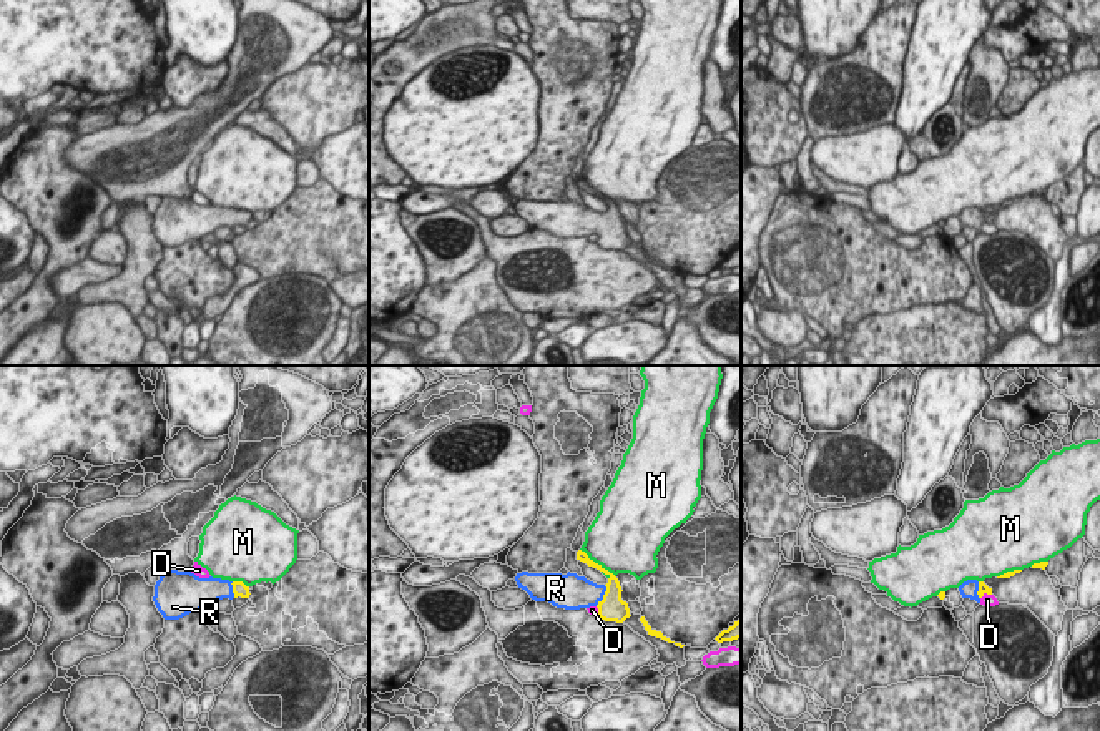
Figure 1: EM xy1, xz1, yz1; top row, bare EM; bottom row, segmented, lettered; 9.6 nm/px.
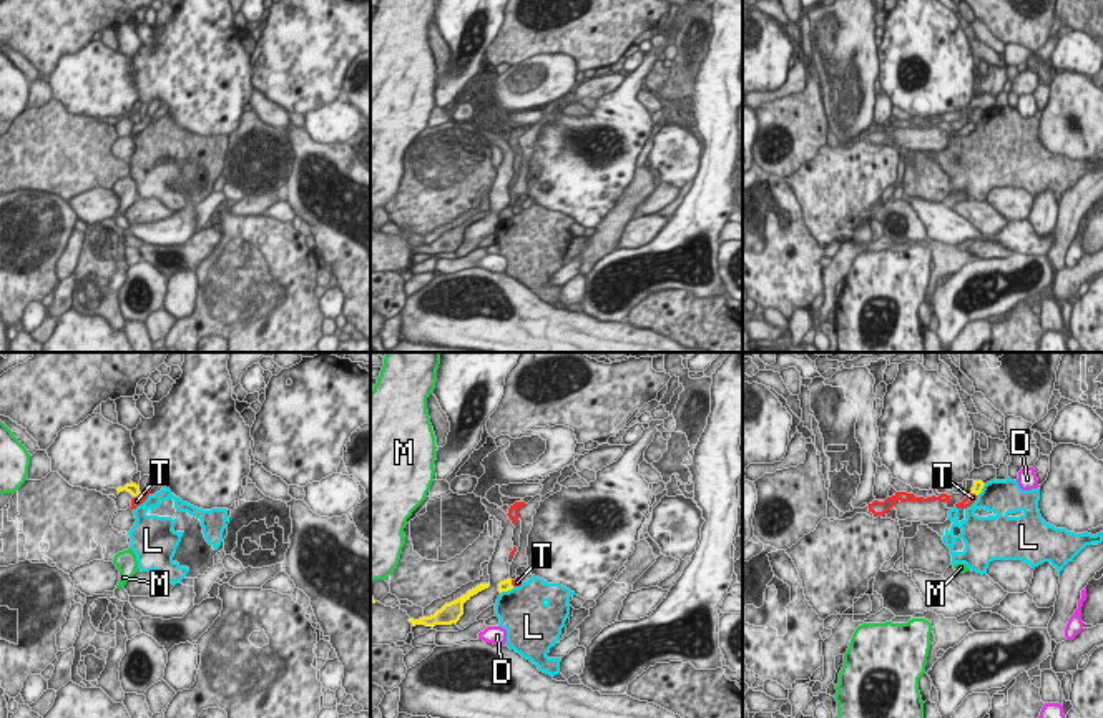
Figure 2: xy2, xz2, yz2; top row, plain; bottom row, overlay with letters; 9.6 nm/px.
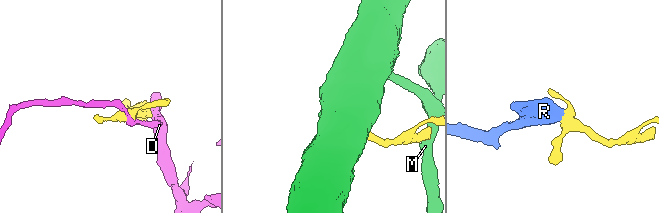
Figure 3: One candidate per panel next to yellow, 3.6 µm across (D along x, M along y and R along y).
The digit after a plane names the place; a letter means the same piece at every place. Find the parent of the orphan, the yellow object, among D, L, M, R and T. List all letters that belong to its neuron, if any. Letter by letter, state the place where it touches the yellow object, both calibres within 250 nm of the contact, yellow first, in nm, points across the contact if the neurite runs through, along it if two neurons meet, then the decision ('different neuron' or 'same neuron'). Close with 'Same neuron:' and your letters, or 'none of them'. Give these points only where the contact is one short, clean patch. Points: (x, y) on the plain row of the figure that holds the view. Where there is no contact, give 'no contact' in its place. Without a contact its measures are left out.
D: meets yellow in yz1 at (986, 220); 100 nm thick on the yellow side, 130 nm on the other; border along yz1 (991, 221), (981, 226); different neuron
L: meets yellow in xz2 at (507, 218); 120 nm thick on the yellow side, 480 nm on the other; border along xz2 (514, 215), (500, 221); different neuron
M: meets yellow in xz1 at (597, 191); 120 nm thick on the yellow side, 480 nm on the other; different neuron
R: meets yellow in xz1 at (604, 223); 260 nm thick on the yellow side, 300 nm on the other; runs through xz1 (612, 236), (604, 223), (579, 220); same neuron
T: meets yellow in xy2 at (137, 123); 120 nm thick on the yellow side, 100 nm on the other; border along xy2 (140, 120), (133, 125); different neuron
Same neuron: R

